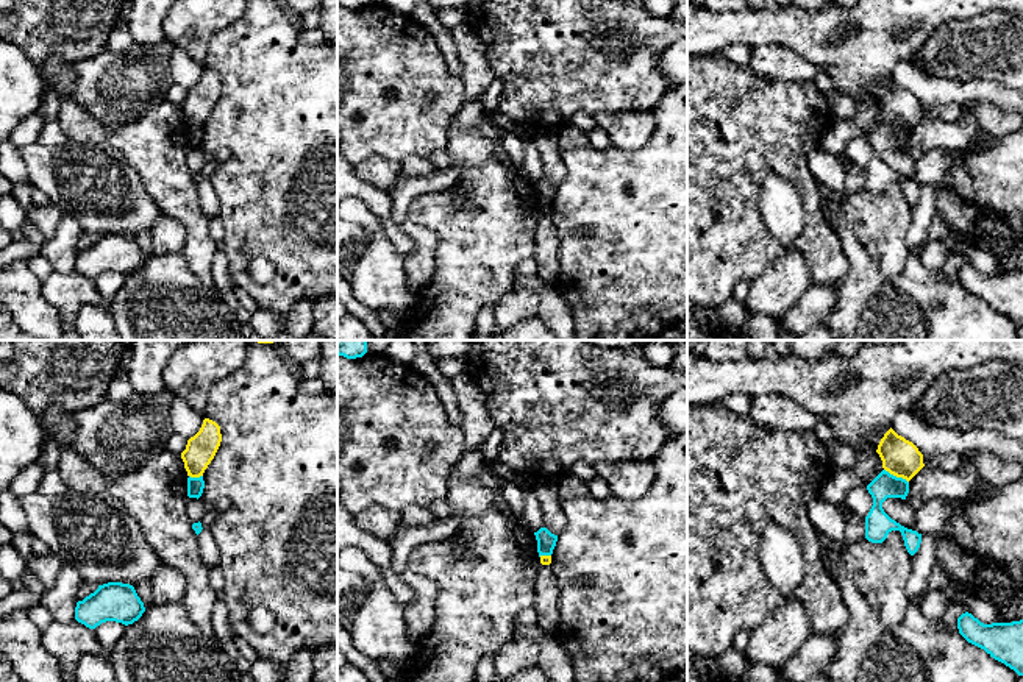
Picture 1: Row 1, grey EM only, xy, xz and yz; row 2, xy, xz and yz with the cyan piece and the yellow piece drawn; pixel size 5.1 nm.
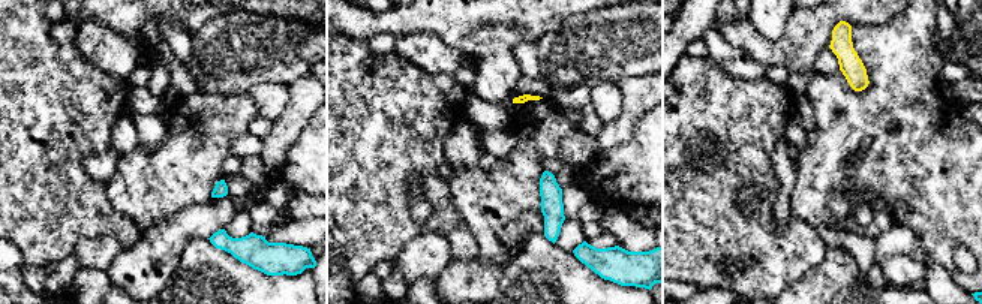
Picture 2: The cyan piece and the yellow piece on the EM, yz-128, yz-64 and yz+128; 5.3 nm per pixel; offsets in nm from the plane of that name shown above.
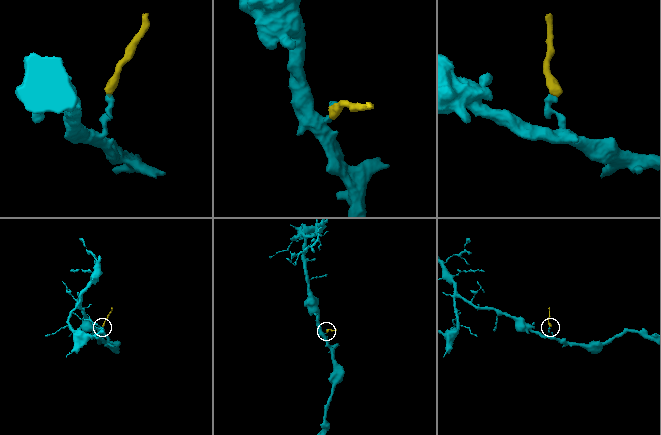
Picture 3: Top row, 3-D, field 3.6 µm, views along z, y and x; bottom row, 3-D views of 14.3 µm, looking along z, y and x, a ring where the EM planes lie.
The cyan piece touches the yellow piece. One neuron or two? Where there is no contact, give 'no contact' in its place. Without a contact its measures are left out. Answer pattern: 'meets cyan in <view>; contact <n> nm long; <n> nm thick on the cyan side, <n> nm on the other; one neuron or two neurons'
meets cyan in yz; contact 150 nm long; 130 nm thick on the cyan side, 190 nm on the other; two neurons

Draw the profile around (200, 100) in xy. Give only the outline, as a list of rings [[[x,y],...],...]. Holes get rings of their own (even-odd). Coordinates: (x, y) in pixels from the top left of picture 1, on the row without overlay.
[[[205,69],[200,81],[187,91],[181,103],[187,126],[200,128],[214,109],[222,92],[220,76]]]

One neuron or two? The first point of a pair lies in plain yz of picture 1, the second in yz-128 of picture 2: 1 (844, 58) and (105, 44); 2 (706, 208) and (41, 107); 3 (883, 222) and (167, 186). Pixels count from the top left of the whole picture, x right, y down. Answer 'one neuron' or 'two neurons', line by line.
1: two neurons
2: one neuron
3: one neuron

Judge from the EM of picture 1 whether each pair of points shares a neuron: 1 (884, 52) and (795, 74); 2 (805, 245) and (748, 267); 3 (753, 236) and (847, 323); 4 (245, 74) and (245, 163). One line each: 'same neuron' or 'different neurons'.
1: different neurons
2: same neuron
3: different neurons
4: same neuron

